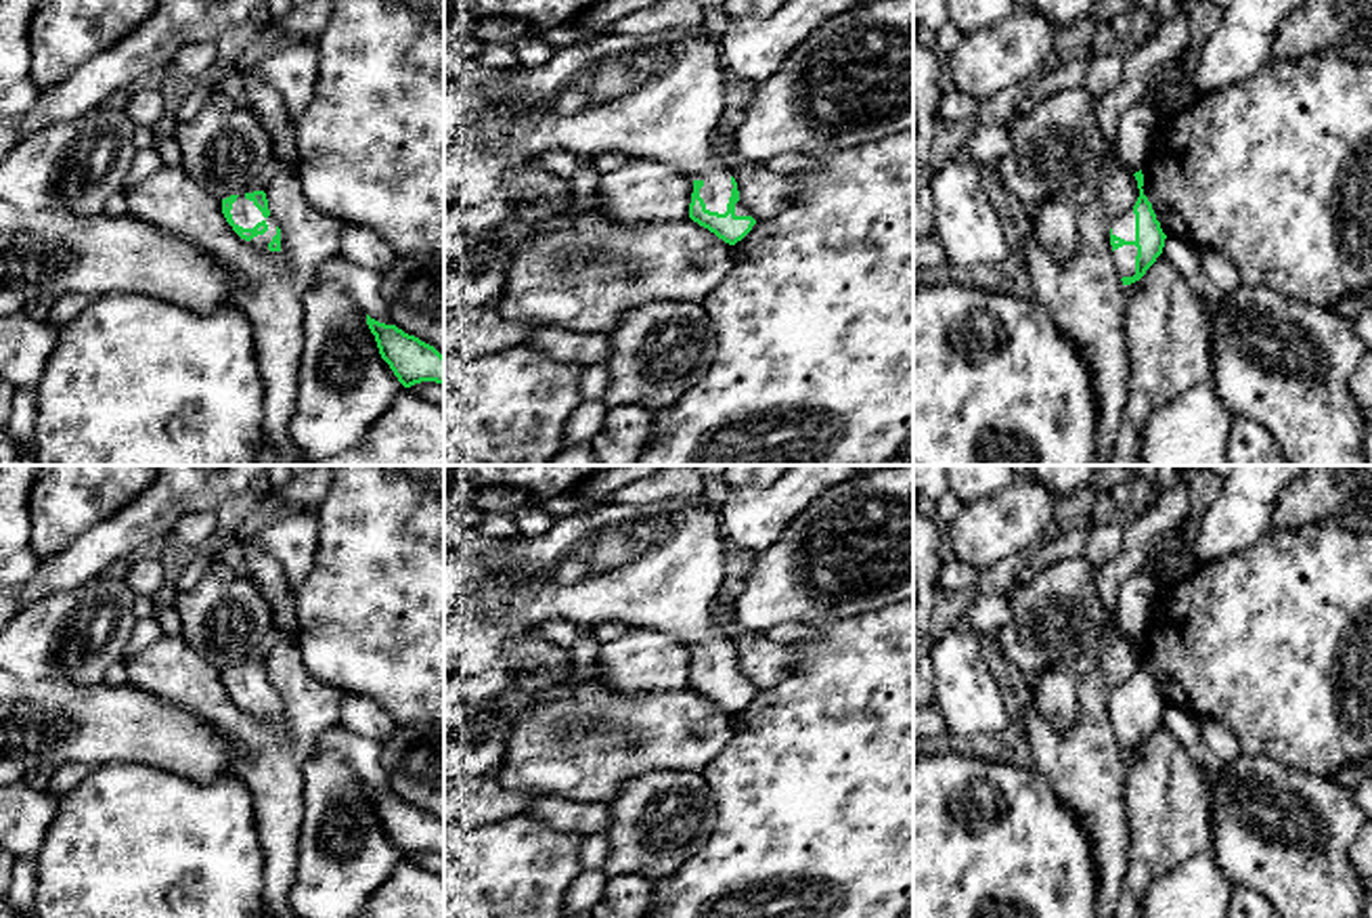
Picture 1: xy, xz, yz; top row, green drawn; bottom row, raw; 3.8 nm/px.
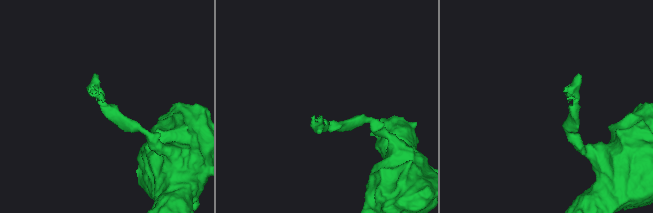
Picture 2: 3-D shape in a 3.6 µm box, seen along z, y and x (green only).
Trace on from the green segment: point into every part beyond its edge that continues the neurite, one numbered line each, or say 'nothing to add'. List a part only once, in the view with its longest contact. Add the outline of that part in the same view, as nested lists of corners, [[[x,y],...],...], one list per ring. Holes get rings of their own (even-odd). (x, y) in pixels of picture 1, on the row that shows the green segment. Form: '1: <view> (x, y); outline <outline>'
1: yz (1125, 256); outline [[[1123,245],[1123,247],[1114,249],[1112,254],[1116,258],[1116,268],[1119,268],[1121,279],[1133,277],[1135,275],[1137,247],[1135,245]]]

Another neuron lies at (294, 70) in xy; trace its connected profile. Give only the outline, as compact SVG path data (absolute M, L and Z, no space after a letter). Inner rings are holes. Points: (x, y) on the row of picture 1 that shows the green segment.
M295 40L291 46L270 52L251 73L262 75L283 96L287 113L295 119L314 99L318 75L316 40Z

